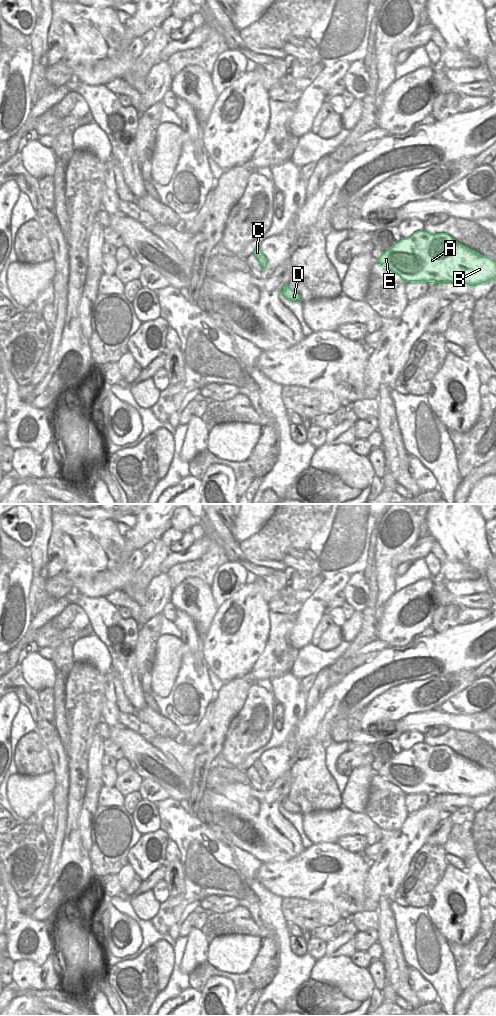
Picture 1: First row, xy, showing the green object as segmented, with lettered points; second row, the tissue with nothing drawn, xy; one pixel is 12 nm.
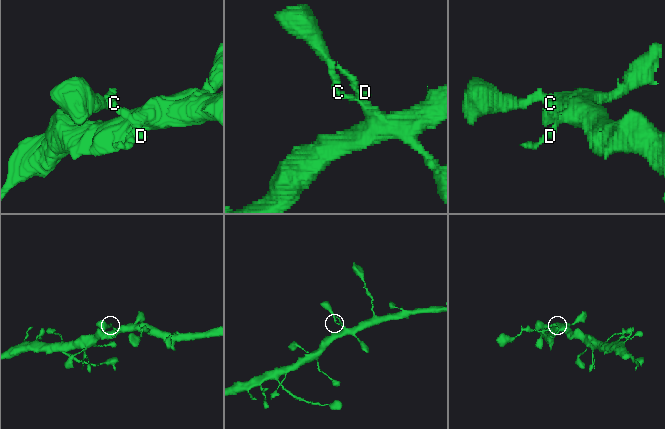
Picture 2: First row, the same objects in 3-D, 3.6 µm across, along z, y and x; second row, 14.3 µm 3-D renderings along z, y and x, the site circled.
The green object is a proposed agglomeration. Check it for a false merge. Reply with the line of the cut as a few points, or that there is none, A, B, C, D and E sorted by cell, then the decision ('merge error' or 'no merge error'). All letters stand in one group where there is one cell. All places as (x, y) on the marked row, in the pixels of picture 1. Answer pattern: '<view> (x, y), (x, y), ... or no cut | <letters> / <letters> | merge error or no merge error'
no cut | A B C D E | no merge error

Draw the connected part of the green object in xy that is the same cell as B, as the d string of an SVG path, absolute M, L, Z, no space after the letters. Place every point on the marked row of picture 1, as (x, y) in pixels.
M417 231L411 237L401 239L391 249L382 252L377 263L399 275L406 283L427 281L429 283L457 282L471 286L496 277L496 262L458 243L446 233L432 235Z

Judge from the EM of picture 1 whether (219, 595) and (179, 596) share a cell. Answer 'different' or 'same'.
different

